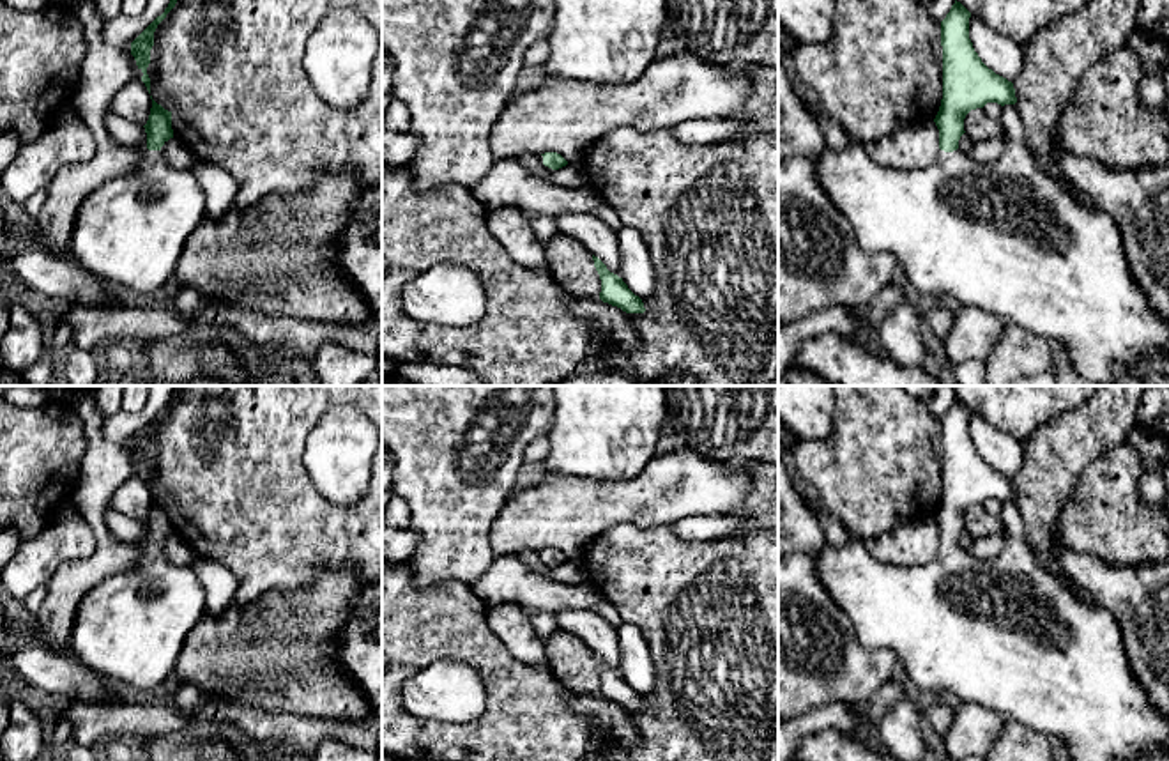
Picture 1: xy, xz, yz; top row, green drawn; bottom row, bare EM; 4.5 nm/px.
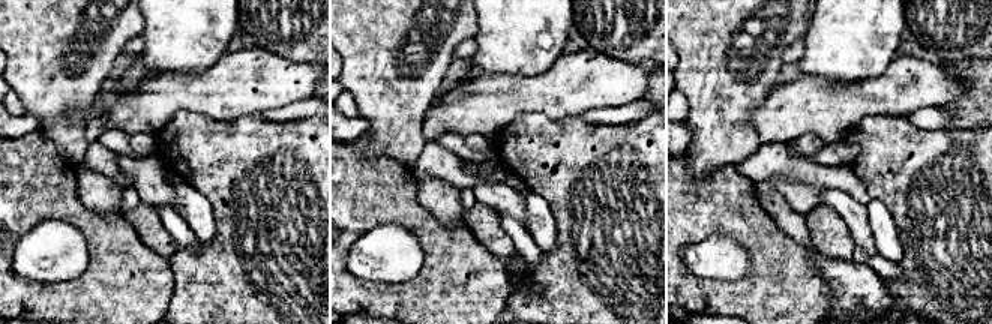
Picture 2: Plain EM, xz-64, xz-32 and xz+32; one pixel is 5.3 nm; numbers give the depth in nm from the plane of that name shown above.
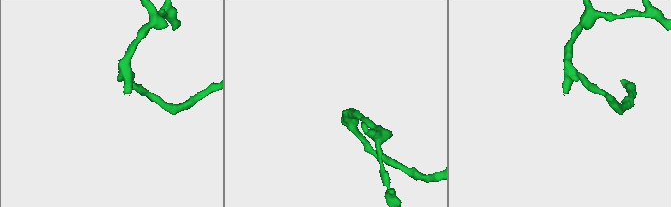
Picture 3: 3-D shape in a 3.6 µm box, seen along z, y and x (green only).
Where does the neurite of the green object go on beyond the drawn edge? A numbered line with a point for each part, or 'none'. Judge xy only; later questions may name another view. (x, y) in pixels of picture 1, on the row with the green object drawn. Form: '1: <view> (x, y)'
1: xy (131, 230)

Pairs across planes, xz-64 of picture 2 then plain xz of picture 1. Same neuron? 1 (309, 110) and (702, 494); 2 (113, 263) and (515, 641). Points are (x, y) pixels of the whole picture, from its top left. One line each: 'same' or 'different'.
1: different
2: different

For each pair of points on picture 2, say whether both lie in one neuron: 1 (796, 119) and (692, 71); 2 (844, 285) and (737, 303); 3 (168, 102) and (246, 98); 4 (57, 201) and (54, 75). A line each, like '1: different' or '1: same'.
1: different
2: different
3: same
4: different

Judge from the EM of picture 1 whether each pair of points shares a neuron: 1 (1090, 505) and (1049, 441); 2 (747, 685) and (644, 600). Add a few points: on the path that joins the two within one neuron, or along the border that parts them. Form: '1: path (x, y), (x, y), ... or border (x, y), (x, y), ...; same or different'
1: border (1102, 452), (1079, 476), (1056, 521); different
2: path (722, 661), (708, 646), (699, 646), (669, 616); same

